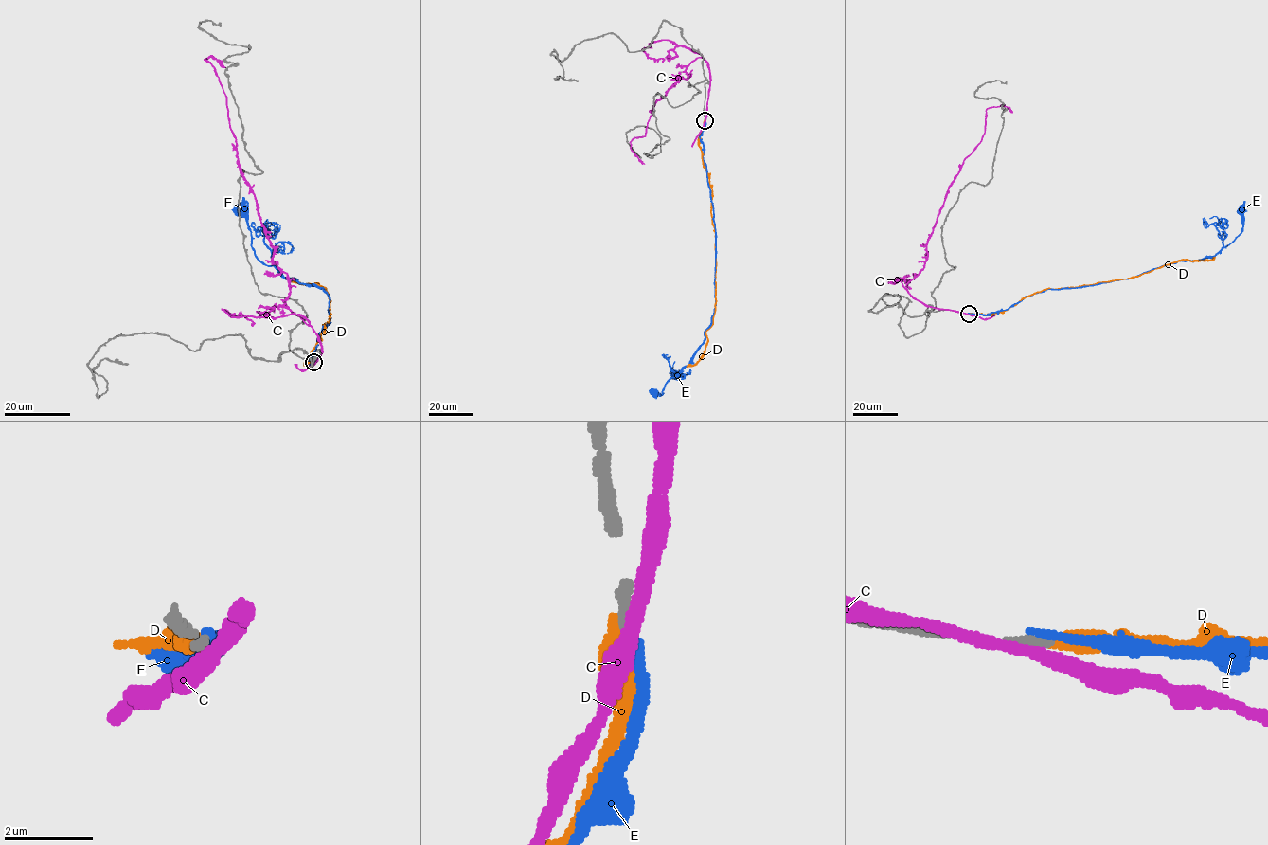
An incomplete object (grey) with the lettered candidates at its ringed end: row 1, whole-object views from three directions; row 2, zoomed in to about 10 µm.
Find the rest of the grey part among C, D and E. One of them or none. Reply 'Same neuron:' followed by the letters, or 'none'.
Same neuron: none

